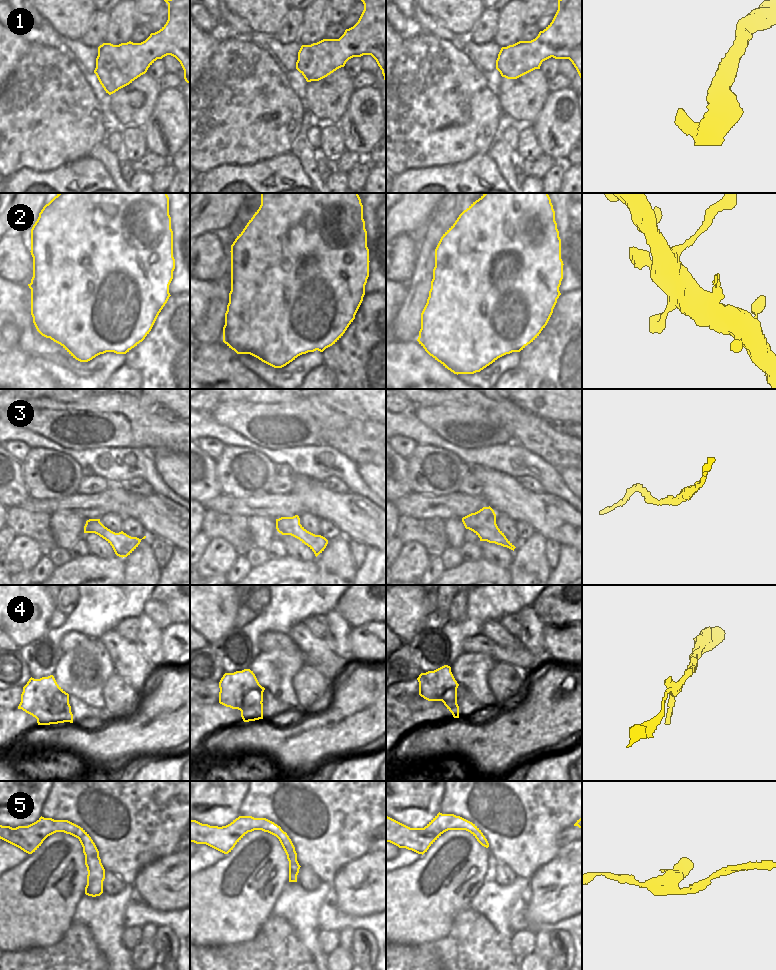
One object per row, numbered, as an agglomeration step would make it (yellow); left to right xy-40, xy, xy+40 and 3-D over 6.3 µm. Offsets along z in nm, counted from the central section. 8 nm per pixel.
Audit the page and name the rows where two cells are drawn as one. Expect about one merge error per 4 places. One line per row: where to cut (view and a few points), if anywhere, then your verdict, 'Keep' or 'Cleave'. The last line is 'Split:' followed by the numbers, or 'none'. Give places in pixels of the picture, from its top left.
1: No split. Keep
2: No split. Keep
3: No split. Keep
4: Split along xy-40 (68, 702), (52, 701), (36, 718). Cleave
5: No split. Keep
Split: 4

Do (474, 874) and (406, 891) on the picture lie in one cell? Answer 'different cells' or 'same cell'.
same cell

